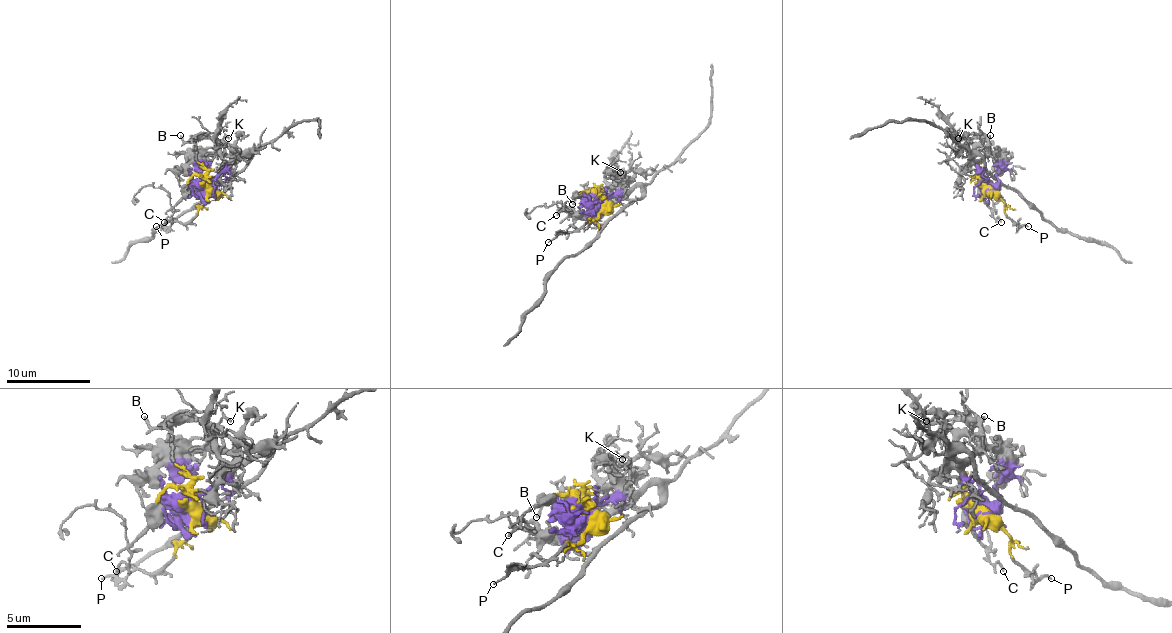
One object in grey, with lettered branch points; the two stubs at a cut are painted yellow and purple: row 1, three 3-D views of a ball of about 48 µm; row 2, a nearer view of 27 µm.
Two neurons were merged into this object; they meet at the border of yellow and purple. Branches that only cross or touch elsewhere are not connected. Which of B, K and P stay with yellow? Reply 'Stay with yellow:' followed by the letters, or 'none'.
Stay with yellow: P

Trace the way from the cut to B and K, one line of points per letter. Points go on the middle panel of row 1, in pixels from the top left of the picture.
B: (601, 200), (593, 213), (580, 196), (572, 205)
K: (601, 200), (597, 200), (616, 192), (611, 182), (620, 171)

